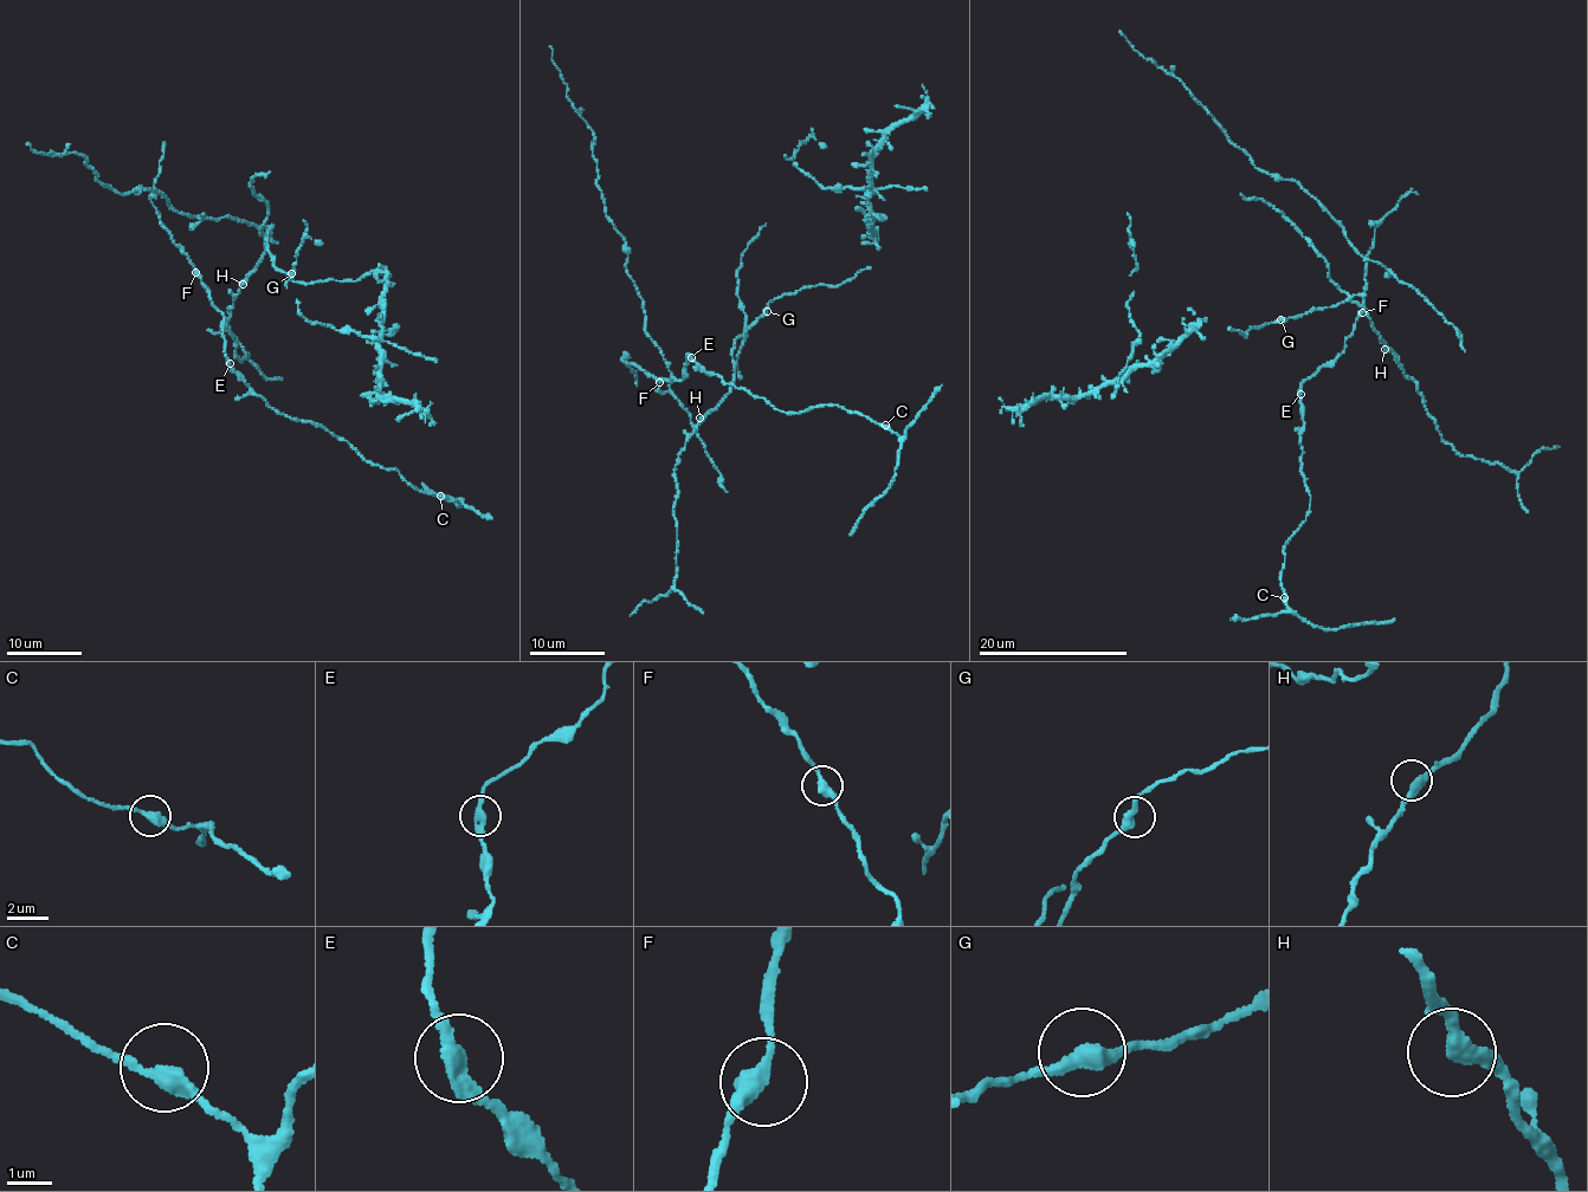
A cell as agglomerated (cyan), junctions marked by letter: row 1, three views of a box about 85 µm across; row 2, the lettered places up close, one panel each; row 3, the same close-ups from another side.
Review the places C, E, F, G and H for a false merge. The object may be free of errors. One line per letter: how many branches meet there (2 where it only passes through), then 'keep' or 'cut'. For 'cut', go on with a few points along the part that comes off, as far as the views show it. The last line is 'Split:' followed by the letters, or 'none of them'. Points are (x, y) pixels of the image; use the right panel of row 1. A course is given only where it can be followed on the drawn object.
C: 2 branches meet; keep
E: 2 branches meet; keep
F: 2 branches meet; keep
G: 2 branches meet; keep
H: 2 branches meet; keep
Split: none of them

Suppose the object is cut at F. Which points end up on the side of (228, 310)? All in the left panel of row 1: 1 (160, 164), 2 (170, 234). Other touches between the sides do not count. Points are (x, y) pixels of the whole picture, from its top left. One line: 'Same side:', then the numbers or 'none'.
Same side: none

